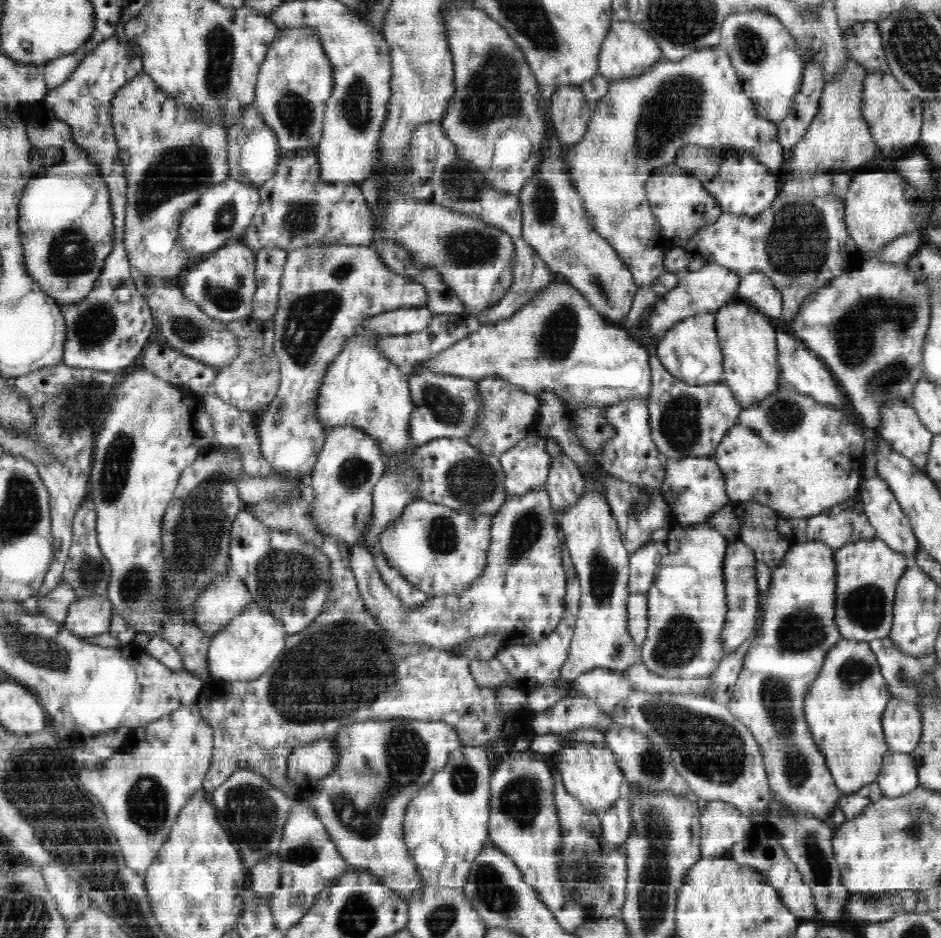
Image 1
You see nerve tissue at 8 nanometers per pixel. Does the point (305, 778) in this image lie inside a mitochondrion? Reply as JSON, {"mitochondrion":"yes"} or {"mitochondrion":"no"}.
{"mitochondrion":"no"}

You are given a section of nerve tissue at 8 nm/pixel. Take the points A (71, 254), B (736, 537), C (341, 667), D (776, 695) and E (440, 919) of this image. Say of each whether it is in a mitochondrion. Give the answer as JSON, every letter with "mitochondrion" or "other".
{"A":"mitochondrion","B":"other","C":"mitochondrion","D":"mitochondrion","E":"mitochondrion"}

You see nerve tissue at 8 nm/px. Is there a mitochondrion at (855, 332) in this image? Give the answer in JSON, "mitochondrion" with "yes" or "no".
{"mitochondrion":"yes"}

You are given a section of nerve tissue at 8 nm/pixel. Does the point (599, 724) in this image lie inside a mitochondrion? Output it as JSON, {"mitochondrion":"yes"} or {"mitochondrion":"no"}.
{"mitochondrion":"no"}

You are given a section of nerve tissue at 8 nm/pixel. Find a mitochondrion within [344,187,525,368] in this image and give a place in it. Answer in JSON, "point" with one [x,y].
{"point":[465,247]}

